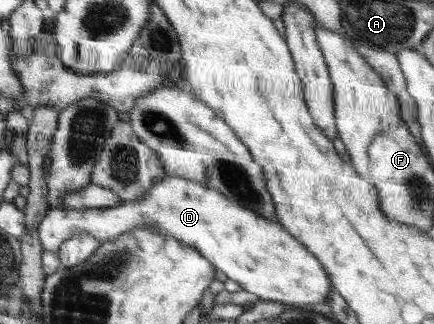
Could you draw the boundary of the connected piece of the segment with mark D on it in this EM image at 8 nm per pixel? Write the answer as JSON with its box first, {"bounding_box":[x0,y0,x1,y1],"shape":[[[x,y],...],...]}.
{"bounding_box":[38,176,334,308],"shape":[[[167,176],[163,181],[156,181],[141,199],[123,200],[115,207],[51,208],[40,221],[38,236],[45,251],[57,253],[64,241],[78,233],[90,233],[97,241],[103,242],[142,225],[154,227],[196,249],[216,269],[260,300],[298,308],[319,303],[327,305],[330,291],[334,291],[320,261],[279,222],[261,217],[198,181],[179,176]]]}

